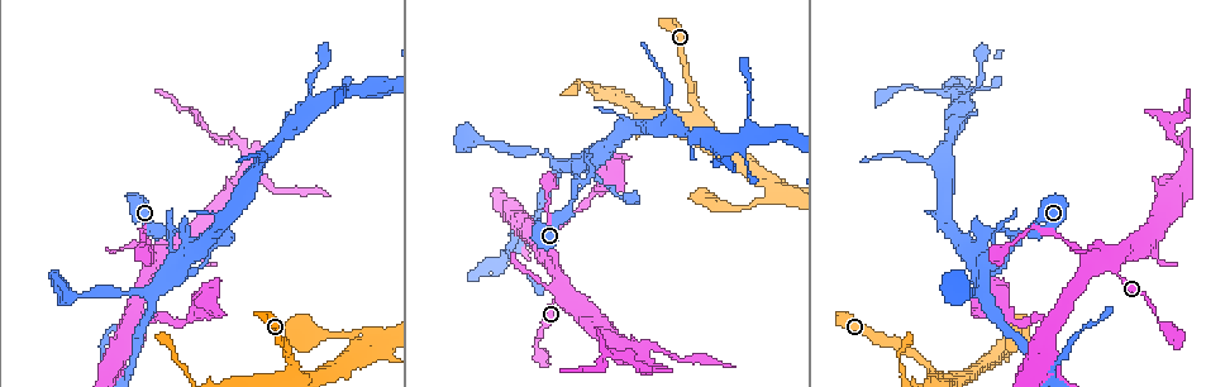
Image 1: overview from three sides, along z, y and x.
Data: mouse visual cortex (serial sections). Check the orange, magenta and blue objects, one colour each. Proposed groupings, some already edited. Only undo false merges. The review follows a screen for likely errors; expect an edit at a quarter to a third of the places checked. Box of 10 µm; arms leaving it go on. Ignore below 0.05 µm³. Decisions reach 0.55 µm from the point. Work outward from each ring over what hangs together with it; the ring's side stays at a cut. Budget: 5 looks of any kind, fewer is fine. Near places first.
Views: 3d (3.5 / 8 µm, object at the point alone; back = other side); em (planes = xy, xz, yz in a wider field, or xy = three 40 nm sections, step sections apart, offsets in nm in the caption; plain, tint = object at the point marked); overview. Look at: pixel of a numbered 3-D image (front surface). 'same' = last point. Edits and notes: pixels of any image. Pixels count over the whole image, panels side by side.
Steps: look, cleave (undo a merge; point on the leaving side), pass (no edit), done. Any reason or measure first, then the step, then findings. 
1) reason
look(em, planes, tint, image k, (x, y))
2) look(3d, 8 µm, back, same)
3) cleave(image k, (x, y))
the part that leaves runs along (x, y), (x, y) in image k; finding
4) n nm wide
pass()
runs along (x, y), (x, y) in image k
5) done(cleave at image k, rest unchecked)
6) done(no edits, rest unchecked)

sudden change in width
look(3d, 3.5 µm, back, image 1, (1186, 160))

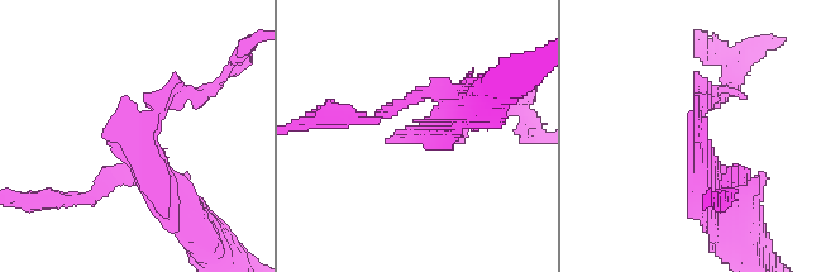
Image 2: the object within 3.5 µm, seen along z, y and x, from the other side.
now the EM
look(em, xy, step 1, plain, image 2, (697, 136))

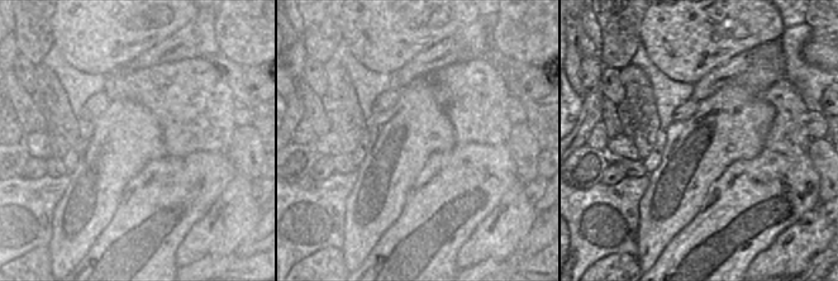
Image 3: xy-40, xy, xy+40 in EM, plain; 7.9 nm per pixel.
with the object marked
look(em, xy, step 1, tint, same)

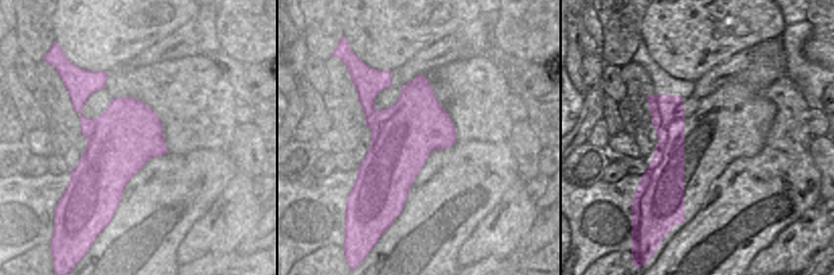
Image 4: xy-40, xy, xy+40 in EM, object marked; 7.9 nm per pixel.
cleave(image 2, (181, 92))
the part that leaves runs along (152, 125), (238, 60) in image 2; a second cell is stuck on

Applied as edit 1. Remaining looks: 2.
look(overview)

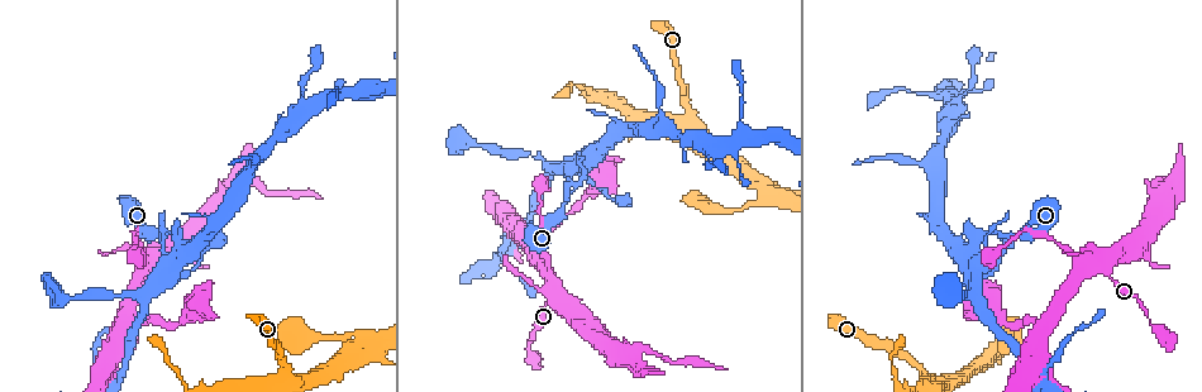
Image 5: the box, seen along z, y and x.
two arms in line, one across
look(3d, 3.5 µm, image 5, (1079, 257))

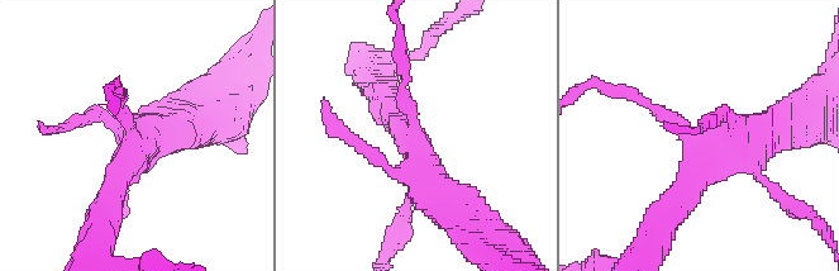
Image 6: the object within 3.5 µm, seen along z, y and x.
arms of 150, 200, 350 nm
pass()
runs along (761, 176), (634, 95) in image 6; all the same cell

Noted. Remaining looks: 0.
done(cleave at image 2, rest unchecked)

